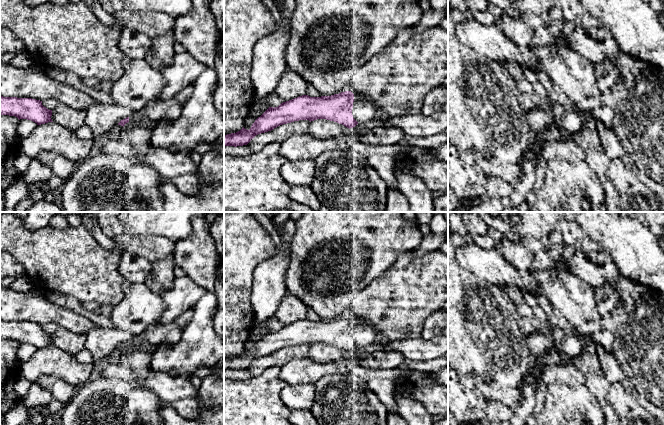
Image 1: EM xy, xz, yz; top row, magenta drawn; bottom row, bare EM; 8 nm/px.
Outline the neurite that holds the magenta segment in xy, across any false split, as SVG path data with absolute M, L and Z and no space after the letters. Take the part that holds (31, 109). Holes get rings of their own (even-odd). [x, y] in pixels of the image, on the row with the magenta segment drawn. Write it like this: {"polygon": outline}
{"polygon": "M0 96L0 115L15 116L19 120L31 120L37 125L53 122L52 110L44 107L42 101L32 98Z"}

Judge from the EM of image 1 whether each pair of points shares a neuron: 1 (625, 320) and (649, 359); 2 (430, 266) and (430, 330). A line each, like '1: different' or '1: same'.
1: same
2: different

